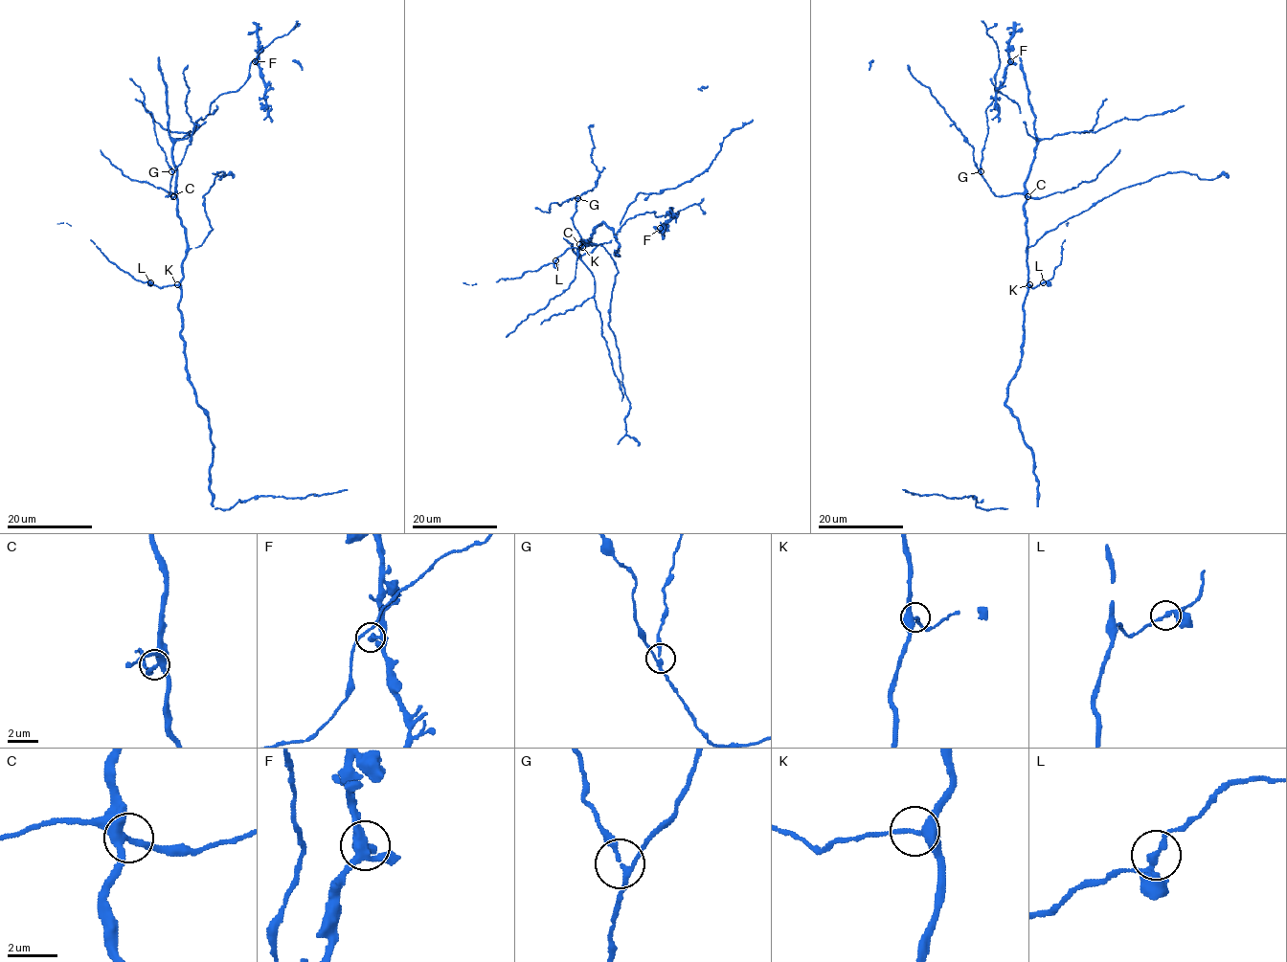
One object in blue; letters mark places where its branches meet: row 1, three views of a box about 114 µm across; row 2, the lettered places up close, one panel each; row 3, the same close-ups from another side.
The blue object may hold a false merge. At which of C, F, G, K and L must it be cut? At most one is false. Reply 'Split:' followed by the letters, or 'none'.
Split: none

